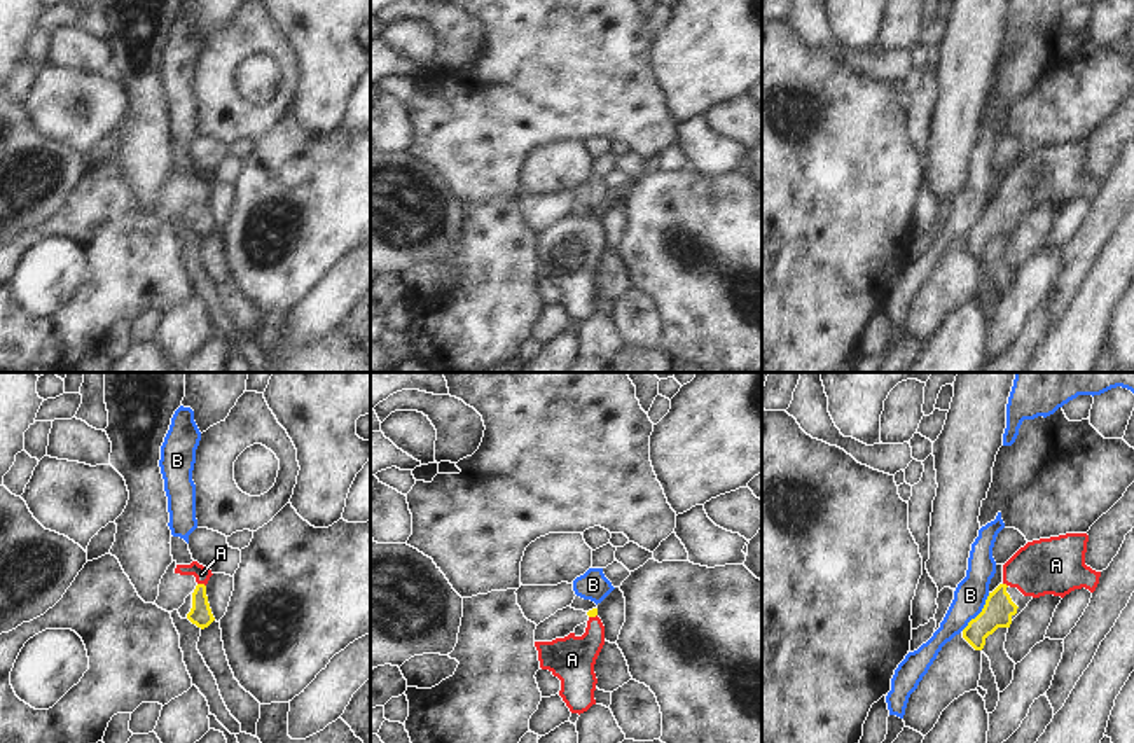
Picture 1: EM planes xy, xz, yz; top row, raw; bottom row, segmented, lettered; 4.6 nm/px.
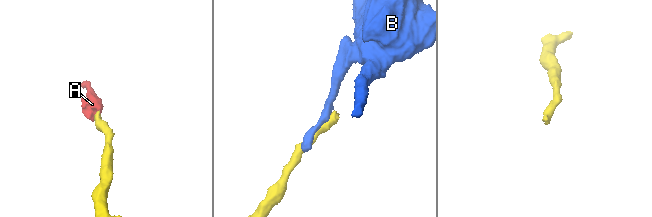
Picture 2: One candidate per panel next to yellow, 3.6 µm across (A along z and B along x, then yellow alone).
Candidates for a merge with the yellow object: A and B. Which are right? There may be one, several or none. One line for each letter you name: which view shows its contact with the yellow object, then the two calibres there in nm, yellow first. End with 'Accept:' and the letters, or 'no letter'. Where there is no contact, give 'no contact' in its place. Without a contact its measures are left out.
A: xy | 100/70 nm
Accept: A

